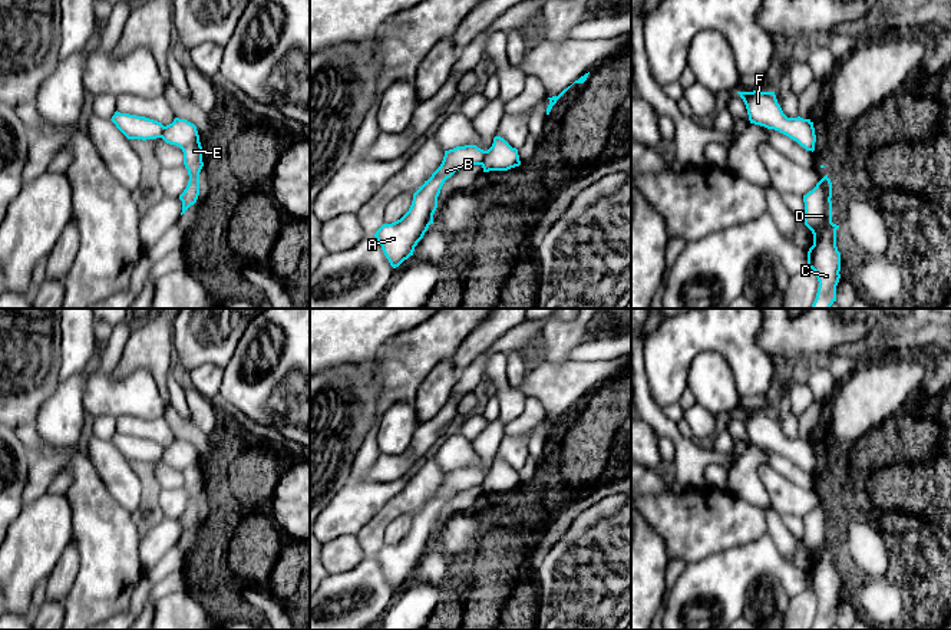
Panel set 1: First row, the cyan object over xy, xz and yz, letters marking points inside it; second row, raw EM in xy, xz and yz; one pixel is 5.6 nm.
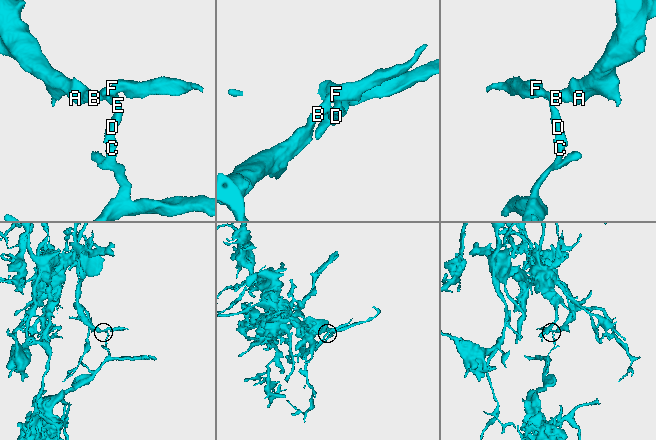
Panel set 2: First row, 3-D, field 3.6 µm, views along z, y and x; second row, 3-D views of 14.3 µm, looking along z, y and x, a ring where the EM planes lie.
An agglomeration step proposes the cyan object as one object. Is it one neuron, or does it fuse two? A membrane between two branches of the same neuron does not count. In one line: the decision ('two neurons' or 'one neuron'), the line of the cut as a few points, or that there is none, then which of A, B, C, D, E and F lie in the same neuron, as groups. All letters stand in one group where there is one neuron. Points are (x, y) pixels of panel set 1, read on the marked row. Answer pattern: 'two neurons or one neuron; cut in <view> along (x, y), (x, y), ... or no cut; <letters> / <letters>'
one neuron; no cut; A B C D E F

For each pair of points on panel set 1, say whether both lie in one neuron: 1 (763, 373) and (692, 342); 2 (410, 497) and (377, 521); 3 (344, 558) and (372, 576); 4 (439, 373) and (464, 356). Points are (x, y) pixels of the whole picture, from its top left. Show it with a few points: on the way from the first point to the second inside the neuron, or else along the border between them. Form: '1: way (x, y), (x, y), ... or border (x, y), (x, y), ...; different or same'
1: way (746, 356), (732, 342), (709, 342); same
2: way (402, 504), (386, 514); same
3: border (365, 556), (353, 567), (330, 574); different
4: way (445, 368), (452, 360), (458, 360); same

